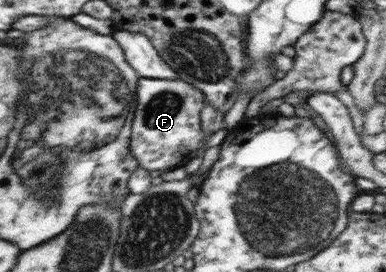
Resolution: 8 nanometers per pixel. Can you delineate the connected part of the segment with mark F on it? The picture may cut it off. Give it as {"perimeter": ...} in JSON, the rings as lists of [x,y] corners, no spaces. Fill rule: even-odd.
{"perimeter":[[[179,77],[177,80],[139,78],[137,108],[131,132],[131,152],[135,157],[135,165],[147,171],[183,167],[193,150],[201,146],[203,129],[199,113],[203,105],[201,91]]]}

